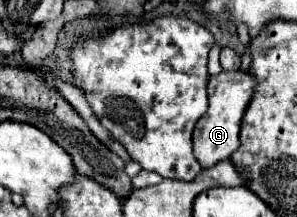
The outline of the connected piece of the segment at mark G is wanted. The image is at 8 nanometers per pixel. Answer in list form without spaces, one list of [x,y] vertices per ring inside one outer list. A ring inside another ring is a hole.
[[[221,72],[209,78],[209,86],[207,86],[209,110],[197,120],[193,130],[195,158],[203,168],[211,168],[221,160],[231,158],[231,154],[239,148],[241,118],[251,100],[253,88],[255,88],[255,80],[249,72]]]

